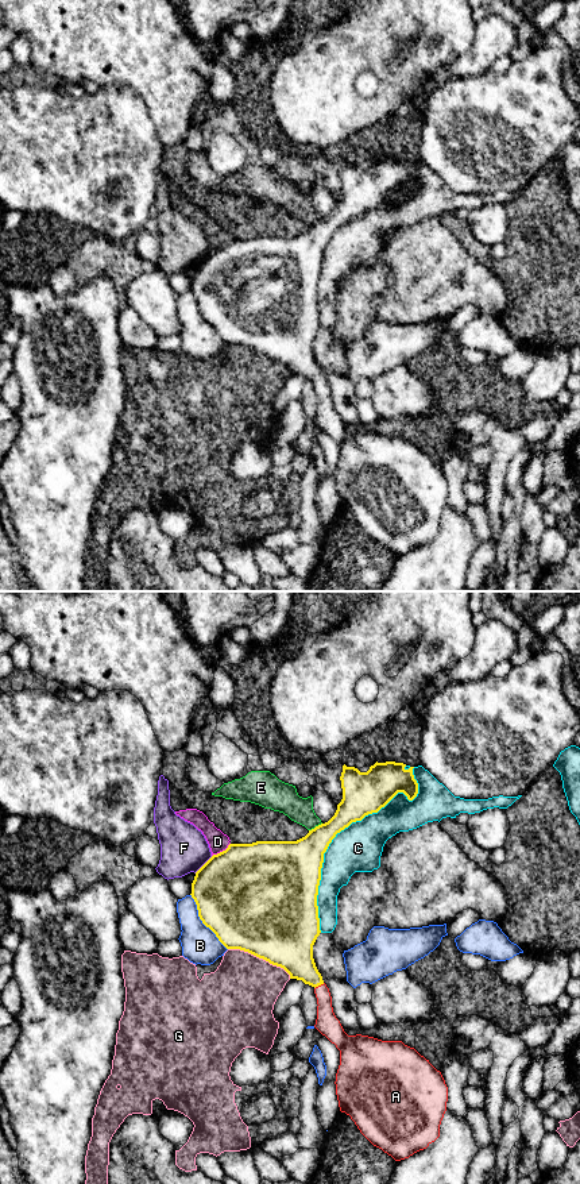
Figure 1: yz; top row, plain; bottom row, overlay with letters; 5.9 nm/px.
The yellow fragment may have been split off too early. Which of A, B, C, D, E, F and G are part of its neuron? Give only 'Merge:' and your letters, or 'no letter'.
Merge: A

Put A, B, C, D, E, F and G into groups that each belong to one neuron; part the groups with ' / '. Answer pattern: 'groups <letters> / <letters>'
groups A / B / C / D G / E / F

